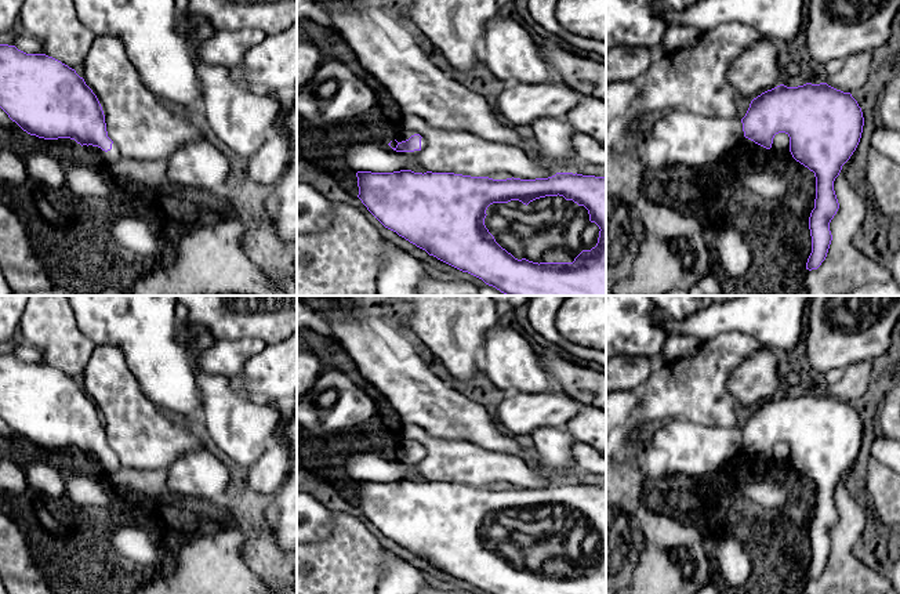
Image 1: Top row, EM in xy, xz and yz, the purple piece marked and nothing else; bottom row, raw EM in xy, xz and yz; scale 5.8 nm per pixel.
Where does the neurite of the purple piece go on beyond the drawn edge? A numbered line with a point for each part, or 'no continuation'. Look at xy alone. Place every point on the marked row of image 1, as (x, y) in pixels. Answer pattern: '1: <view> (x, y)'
1: xy (113, 155)

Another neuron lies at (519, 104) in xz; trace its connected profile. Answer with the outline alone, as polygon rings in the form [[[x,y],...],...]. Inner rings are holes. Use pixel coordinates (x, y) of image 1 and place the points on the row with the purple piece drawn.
[[[563,82],[508,84],[498,95],[496,112],[509,126],[531,124],[538,117],[565,119],[584,95]]]

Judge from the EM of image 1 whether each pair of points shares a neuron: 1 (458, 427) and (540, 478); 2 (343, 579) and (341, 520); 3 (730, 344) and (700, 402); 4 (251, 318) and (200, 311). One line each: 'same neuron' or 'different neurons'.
1: different neurons
2: same neuron
3: same neuron
4: same neuron

